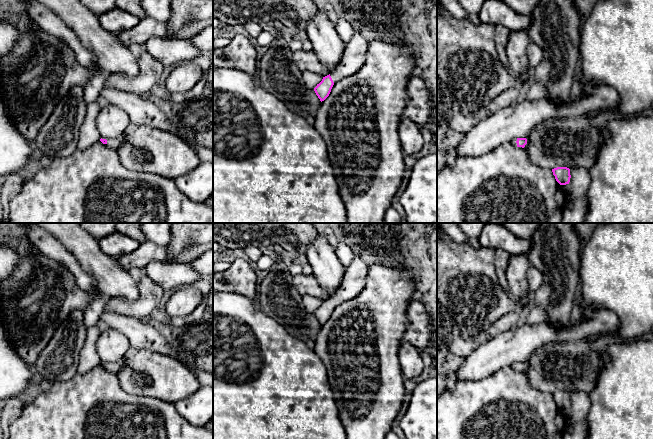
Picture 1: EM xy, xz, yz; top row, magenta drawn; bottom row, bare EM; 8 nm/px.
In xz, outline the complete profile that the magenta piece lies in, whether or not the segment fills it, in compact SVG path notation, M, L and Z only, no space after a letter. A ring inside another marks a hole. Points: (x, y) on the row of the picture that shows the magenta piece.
M360 24L354 25L353 37L345 44L338 67L333 73L323 77L322 81L314 88L321 102L329 96L335 82L356 73L363 66L367 46L368 42L361 34Z

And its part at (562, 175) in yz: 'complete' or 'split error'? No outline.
complete

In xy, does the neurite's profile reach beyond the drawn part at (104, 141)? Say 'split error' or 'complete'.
split error

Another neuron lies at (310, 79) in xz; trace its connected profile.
M305 71L302 73L302 79L307 89L314 89L322 81L323 77L316 73Z

